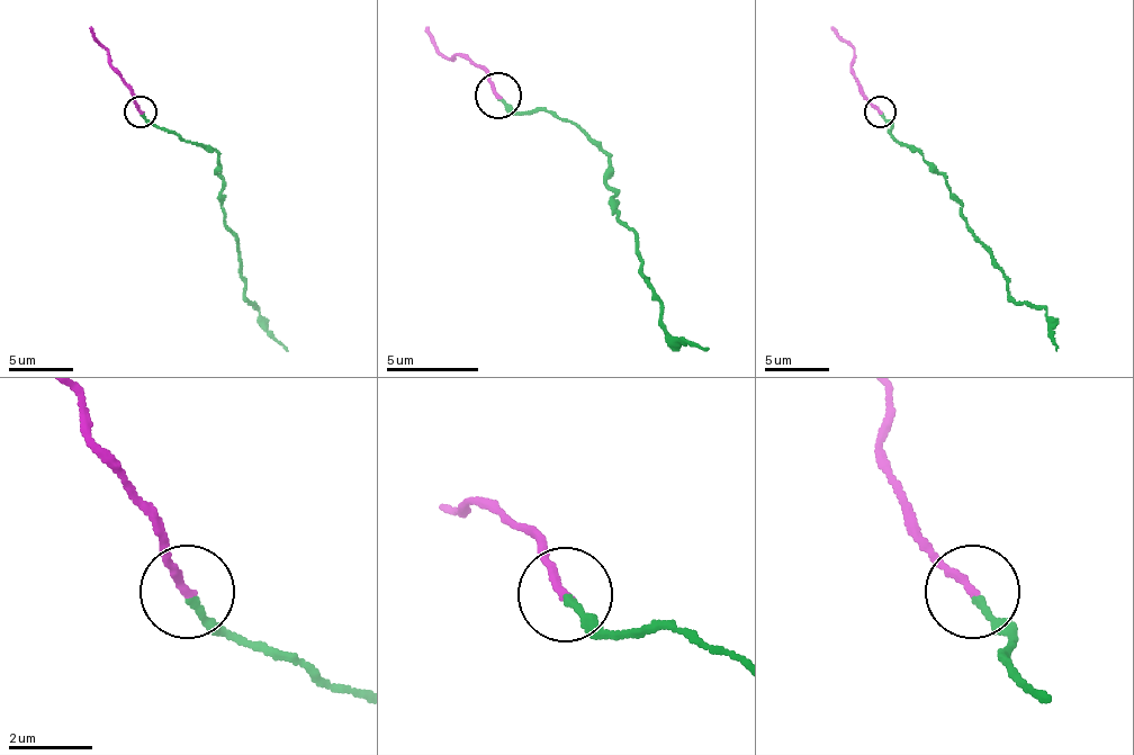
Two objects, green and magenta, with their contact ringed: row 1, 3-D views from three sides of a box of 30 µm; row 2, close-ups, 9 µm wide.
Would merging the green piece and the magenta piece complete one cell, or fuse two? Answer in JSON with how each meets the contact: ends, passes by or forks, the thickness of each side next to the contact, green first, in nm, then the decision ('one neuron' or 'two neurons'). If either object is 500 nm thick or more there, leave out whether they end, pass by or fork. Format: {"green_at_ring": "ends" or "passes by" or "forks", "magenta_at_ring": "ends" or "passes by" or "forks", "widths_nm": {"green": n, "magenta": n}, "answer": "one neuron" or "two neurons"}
{"green_at_ring": "ends", "magenta_at_ring": "ends", "widths_nm": {"green": 170, "magenta": 220}, "answer": "one neuron"}

